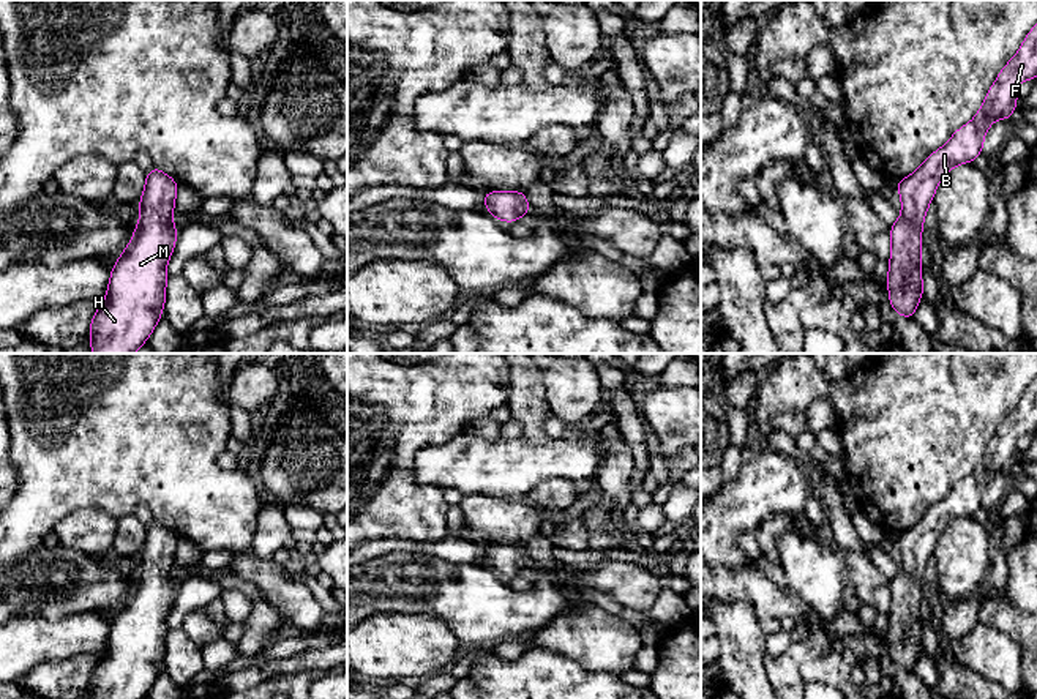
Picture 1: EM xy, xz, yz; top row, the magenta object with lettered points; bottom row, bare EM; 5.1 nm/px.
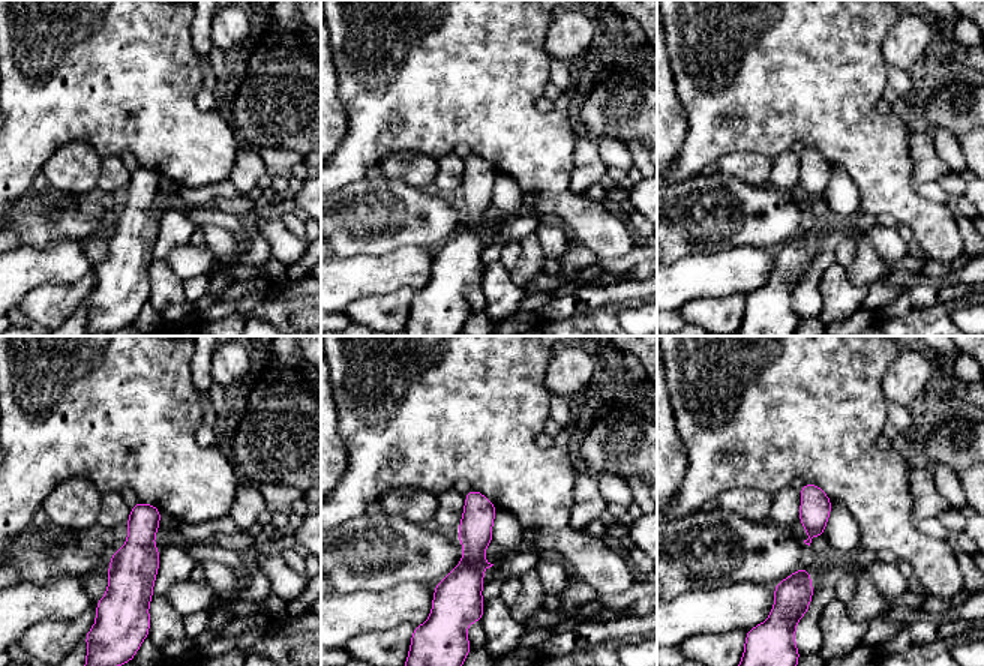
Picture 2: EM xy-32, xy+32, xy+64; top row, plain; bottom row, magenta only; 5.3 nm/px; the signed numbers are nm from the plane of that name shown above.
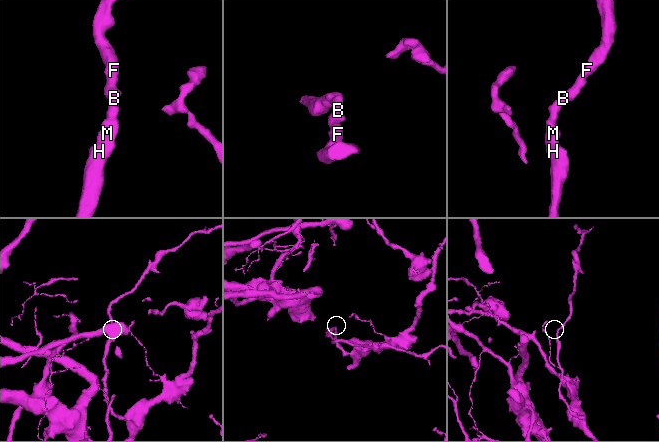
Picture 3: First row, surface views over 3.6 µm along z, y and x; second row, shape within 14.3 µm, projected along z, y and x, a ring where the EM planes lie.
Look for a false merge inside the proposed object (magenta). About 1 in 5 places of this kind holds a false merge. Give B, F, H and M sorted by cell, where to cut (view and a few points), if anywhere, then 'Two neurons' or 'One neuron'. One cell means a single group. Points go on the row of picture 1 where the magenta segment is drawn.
Groups: B F H M. No split. One neuron

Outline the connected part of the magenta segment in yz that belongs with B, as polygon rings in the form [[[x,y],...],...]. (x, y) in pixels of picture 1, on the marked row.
[[[1037,24],[1001,69],[975,117],[958,128],[944,147],[930,153],[909,177],[898,180],[895,189],[901,199],[901,216],[890,226],[892,251],[885,282],[889,301],[898,316],[914,319],[923,295],[922,229],[939,181],[955,166],[974,163],[982,155],[991,123],[1013,118],[1018,84],[1035,77]]]

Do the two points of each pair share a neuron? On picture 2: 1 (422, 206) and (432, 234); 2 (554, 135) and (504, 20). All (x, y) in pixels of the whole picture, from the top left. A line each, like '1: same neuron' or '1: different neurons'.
1: same neuron
2: same neuron

